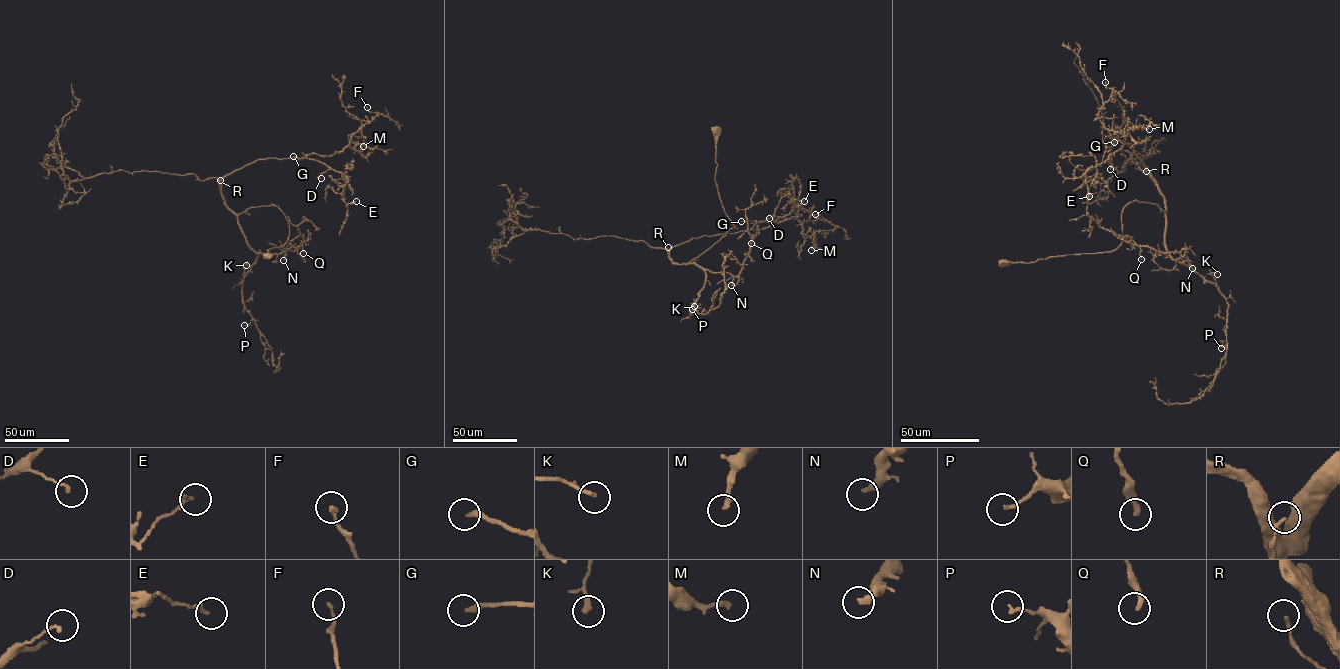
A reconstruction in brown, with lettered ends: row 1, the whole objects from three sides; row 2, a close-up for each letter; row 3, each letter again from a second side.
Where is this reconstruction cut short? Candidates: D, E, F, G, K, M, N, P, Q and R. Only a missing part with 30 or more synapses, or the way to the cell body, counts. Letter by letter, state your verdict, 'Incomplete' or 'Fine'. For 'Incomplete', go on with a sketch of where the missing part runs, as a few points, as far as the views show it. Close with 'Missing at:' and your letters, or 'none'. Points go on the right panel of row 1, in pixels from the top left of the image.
D: Fine
E: Fine
F: Fine
G: Fine
K: Fine
M: Incomplete. Course of what is missing: (1149, 129), (1166, 129)
N: Fine
P: Fine
Q: Fine
R: Fine
Missing at: M

